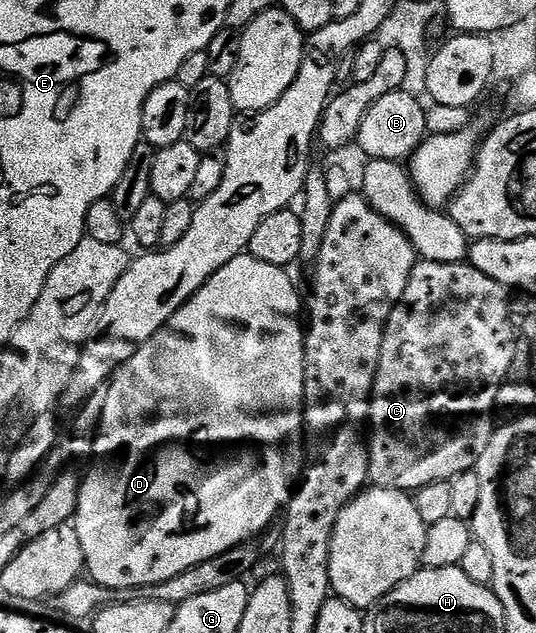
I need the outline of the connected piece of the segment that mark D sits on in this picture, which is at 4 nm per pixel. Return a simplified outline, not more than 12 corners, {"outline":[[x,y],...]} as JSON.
{"outline":[[244,255],[115,372],[74,526],[139,589],[305,464],[286,268]]}

